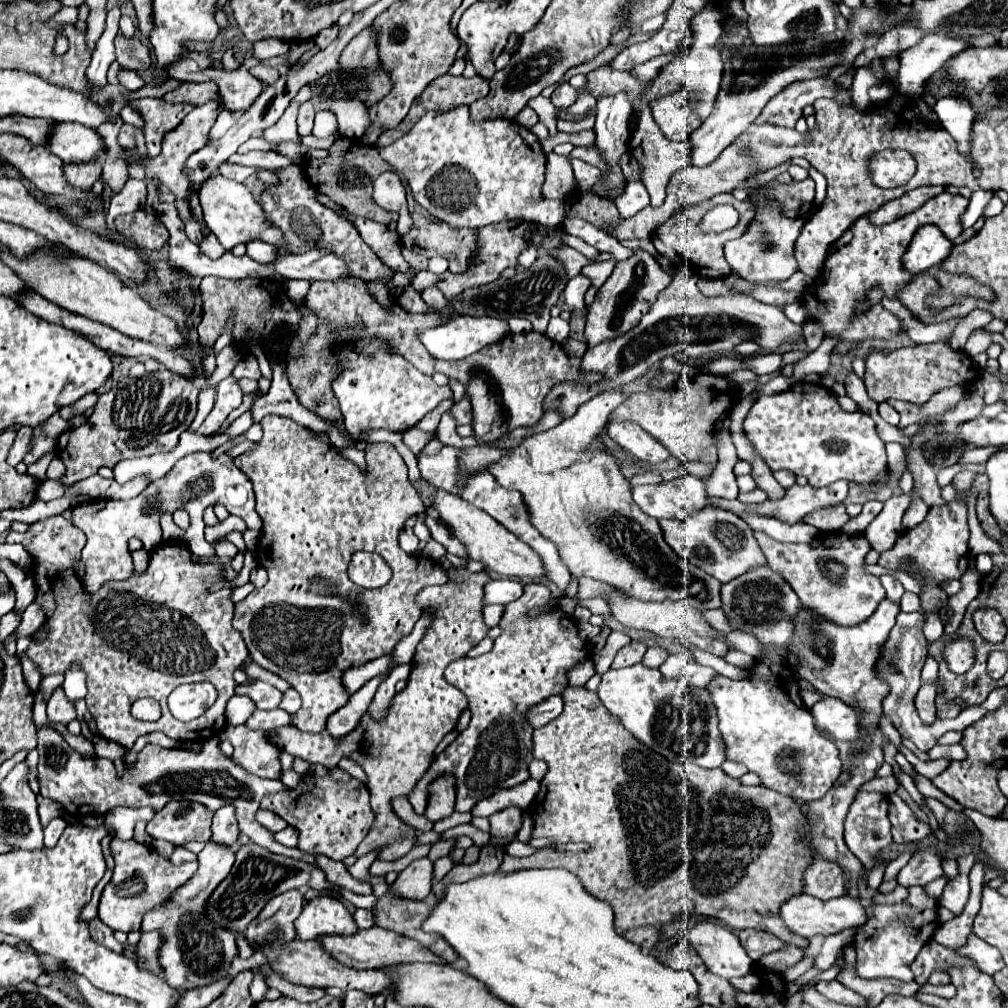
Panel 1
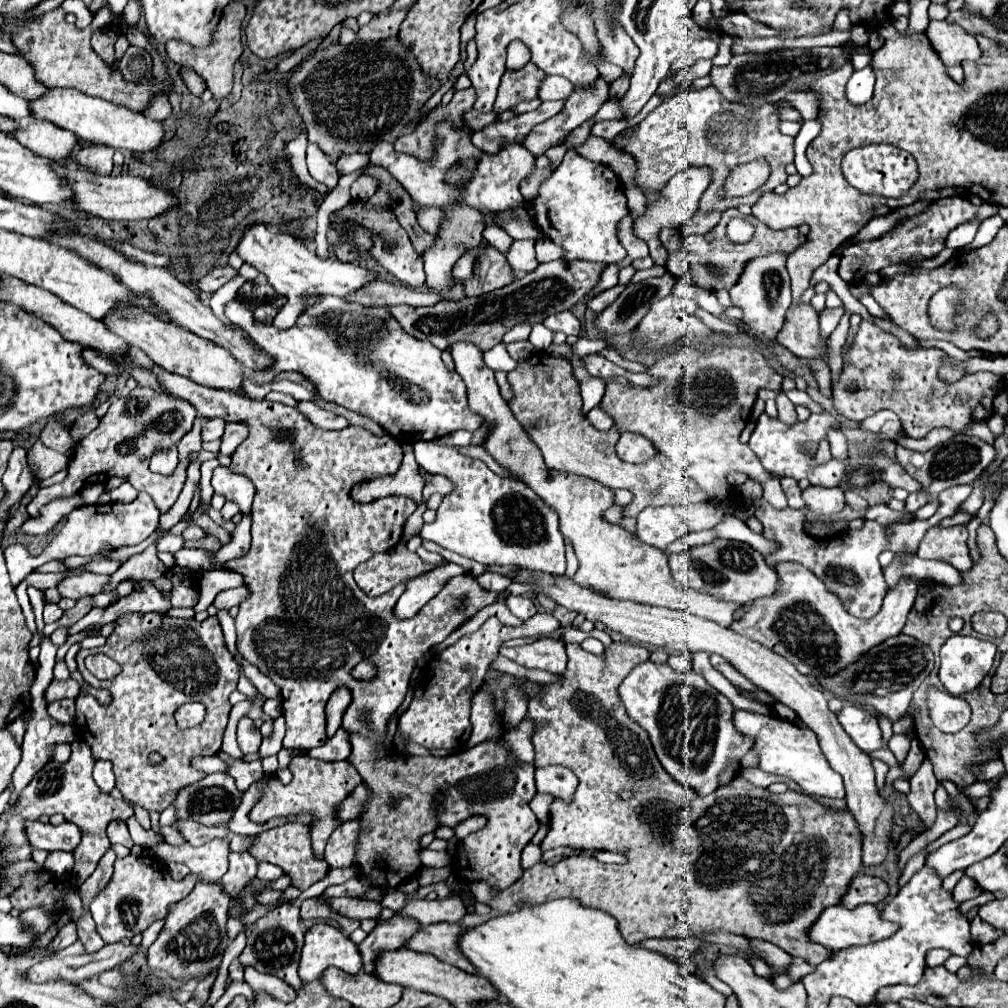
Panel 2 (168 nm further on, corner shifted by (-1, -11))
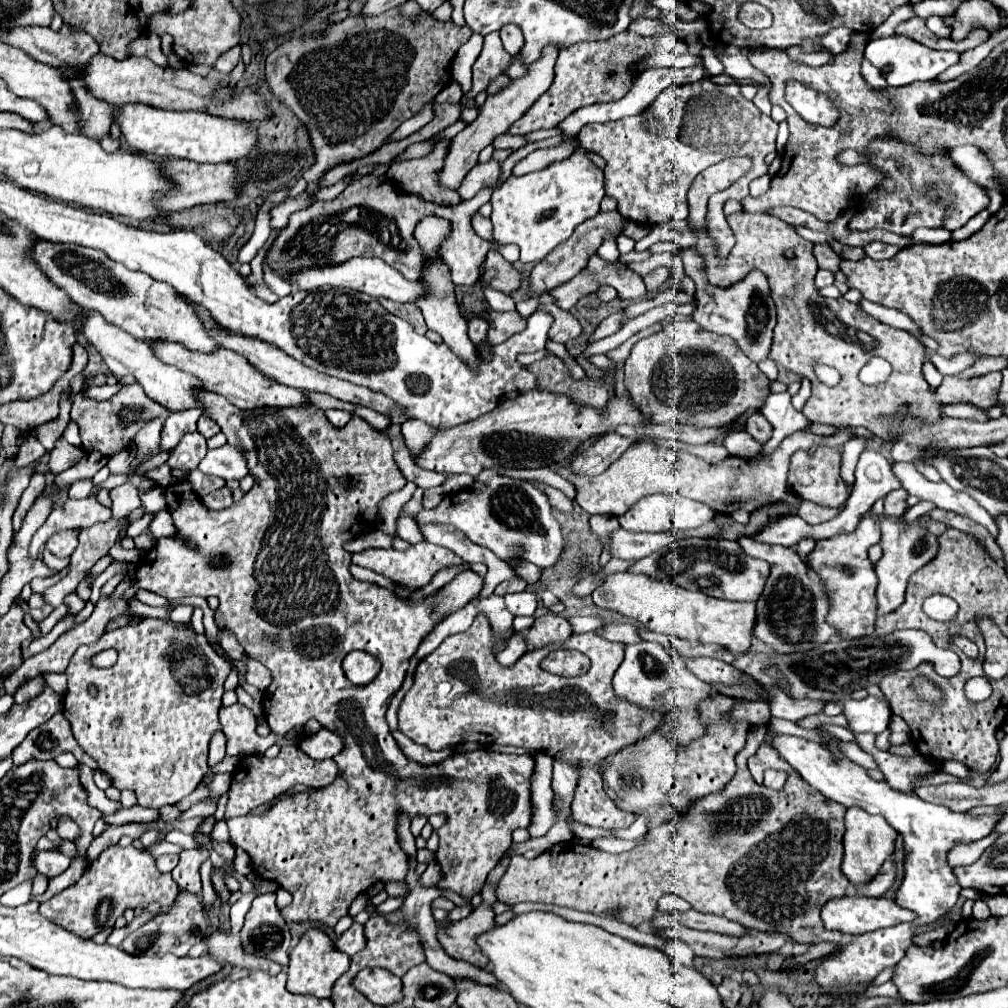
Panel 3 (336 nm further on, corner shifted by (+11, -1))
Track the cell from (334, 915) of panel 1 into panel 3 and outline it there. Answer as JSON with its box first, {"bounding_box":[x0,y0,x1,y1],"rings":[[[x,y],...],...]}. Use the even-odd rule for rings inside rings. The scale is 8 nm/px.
{"bounding_box":[287,928,351,998],"rings":[[[309,928],[301,940],[297,942],[297,946],[291,950],[289,956],[289,980],[287,980],[287,990],[295,992],[295,994],[313,994],[317,998],[329,998],[331,996],[331,988],[335,984],[335,980],[349,970],[349,962],[351,958],[339,950],[335,950],[333,940],[321,930],[321,928]]]}

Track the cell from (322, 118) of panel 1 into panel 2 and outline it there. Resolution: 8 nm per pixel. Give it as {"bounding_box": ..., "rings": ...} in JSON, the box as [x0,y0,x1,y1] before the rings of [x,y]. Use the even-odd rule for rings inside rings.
{"bounding_box":[307,144,339,190],"rings":[[[317,144],[307,146],[307,168],[309,168],[309,174],[317,182],[325,184],[329,190],[337,186],[337,180],[339,180],[337,168],[327,160],[327,156],[319,150]]]}

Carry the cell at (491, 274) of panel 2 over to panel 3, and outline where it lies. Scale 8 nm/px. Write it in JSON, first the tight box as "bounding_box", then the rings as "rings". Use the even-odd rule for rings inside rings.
{"bounding_box":[481,248,521,294],"rings":[[[491,248],[487,252],[483,268],[485,268],[485,272],[483,272],[481,280],[487,286],[491,286],[493,290],[511,294],[521,286],[521,274],[495,248]]]}

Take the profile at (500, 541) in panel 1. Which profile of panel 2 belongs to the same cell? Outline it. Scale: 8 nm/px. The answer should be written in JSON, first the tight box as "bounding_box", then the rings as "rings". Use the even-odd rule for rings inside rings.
{"bounding_box":[513,568,893,866],"rings":[[[525,568],[521,574],[513,576],[513,582],[527,582],[527,580],[551,580],[551,584],[535,584],[555,600],[557,604],[565,606],[567,610],[583,612],[587,620],[603,622],[609,630],[621,632],[625,638],[653,644],[657,648],[665,648],[671,652],[697,652],[705,650],[709,654],[719,654],[725,660],[729,660],[743,676],[747,676],[755,686],[771,694],[775,700],[789,706],[801,722],[813,730],[819,738],[819,746],[829,760],[831,768],[841,774],[847,790],[847,810],[855,816],[859,832],[861,832],[861,860],[863,866],[879,866],[887,858],[887,850],[891,844],[891,828],[893,828],[893,806],[879,794],[875,786],[875,772],[871,766],[869,754],[861,752],[849,738],[847,732],[843,732],[837,716],[827,708],[827,696],[813,688],[809,678],[791,666],[783,656],[775,654],[771,648],[765,648],[763,644],[749,640],[747,636],[741,636],[729,628],[723,628],[711,620],[703,620],[699,616],[691,616],[687,612],[673,612],[669,608],[657,608],[657,606],[645,606],[635,602],[623,602],[623,600],[607,600],[607,596],[601,596],[599,592],[587,592],[587,588],[579,588],[577,584],[571,584],[567,576],[551,576],[545,572],[533,574]]]}

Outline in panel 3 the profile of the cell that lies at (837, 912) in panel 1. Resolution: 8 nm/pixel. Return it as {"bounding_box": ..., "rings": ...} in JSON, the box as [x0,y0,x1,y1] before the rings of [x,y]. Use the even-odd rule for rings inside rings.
{"bounding_box":[821,896,915,934],"rings":[[[843,896],[843,898],[831,898],[823,910],[821,920],[827,930],[839,930],[841,934],[865,934],[877,928],[895,926],[901,922],[915,920],[915,914],[911,910],[895,906],[893,900],[887,898],[867,898],[867,896]]]}

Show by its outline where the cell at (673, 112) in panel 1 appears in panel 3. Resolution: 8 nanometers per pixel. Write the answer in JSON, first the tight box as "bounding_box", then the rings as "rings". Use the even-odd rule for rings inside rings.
{"bounding_box":[579,80,777,258],"rings":[[[699,80],[663,90],[643,114],[583,126],[579,142],[585,150],[597,152],[607,160],[605,194],[617,200],[617,210],[625,218],[651,226],[688,218],[687,192],[703,168],[729,156],[751,156],[753,170],[735,182],[733,188],[727,188],[709,200],[707,232],[717,242],[721,258],[725,258],[735,240],[725,222],[723,202],[727,198],[741,200],[749,196],[749,182],[767,174],[769,164],[765,162],[765,156],[775,150],[775,136],[777,122],[761,114],[753,102],[743,98],[737,84],[719,86],[711,80]],[[649,120],[659,120],[663,130],[651,132],[645,126]]]}

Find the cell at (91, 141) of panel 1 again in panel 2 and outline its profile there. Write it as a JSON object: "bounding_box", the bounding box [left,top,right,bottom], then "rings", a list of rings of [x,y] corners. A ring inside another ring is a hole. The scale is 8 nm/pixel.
{"bounding_box":[13,120,77,160],"rings":[[[49,120],[23,122],[13,130],[13,136],[25,148],[35,150],[39,156],[47,156],[49,160],[59,160],[59,156],[67,156],[67,152],[77,148],[77,138],[73,132],[67,132]]]}

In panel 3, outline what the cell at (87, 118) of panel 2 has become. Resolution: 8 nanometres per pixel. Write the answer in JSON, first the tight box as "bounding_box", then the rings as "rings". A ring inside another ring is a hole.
{"bounding_box":[111,104,255,162],"rings":[[[129,104],[111,106],[115,110],[113,122],[119,124],[123,138],[135,152],[155,154],[167,158],[185,158],[195,162],[231,162],[247,156],[255,148],[255,132],[249,126],[237,122],[199,114],[199,112],[179,112],[179,110],[155,110],[155,106]]]}

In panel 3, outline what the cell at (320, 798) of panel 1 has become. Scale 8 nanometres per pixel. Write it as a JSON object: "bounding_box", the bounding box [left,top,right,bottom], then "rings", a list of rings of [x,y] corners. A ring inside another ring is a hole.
{"bounding_box":[225,744,339,818],"rings":[[[297,744],[281,746],[279,756],[273,758],[273,760],[269,760],[261,754],[243,756],[239,760],[239,766],[235,768],[235,774],[233,774],[225,818],[243,816],[249,810],[253,810],[255,806],[271,802],[275,796],[287,792],[289,788],[293,788],[297,784],[305,784],[305,786],[311,786],[311,788],[325,788],[337,778],[337,774],[339,774],[339,768],[337,768],[335,760],[315,762],[313,758],[307,758],[307,754],[303,754],[303,750],[299,750]]]}

